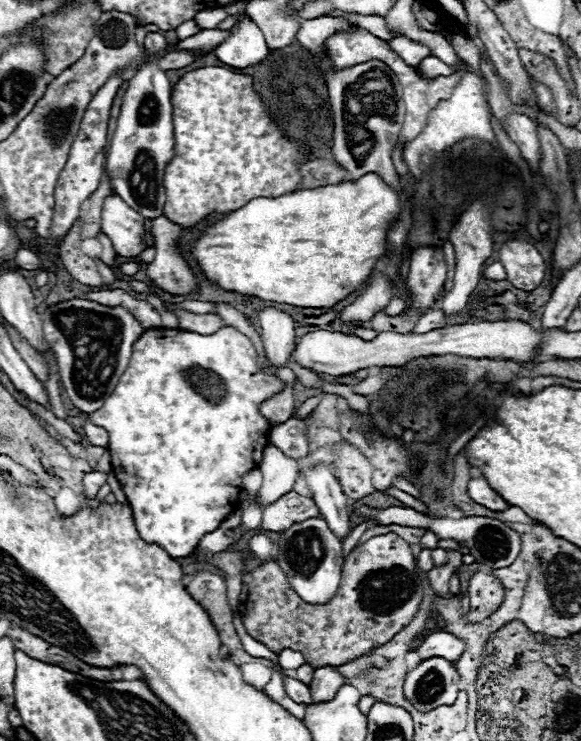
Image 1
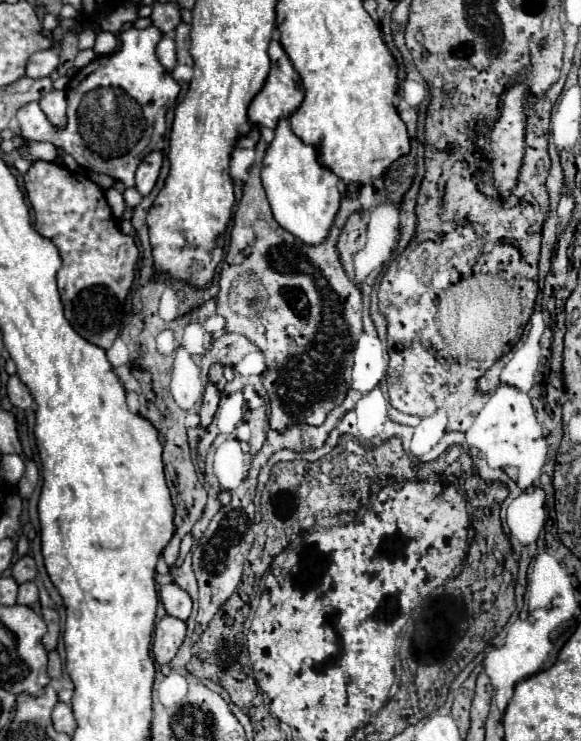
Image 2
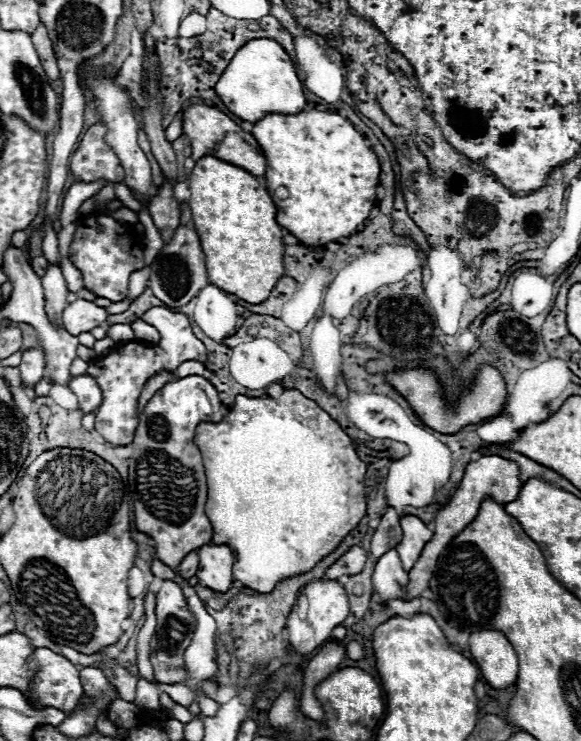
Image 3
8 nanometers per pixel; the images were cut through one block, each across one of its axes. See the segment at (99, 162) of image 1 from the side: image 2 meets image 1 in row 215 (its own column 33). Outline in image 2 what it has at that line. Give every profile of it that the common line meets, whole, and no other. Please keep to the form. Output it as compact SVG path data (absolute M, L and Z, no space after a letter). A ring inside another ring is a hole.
M48 48L42 52L36 52L30 56L28 64L26 64L26 76L38 80L38 78L46 78L50 76L50 72L54 72L58 68L58 54L56 50Z

